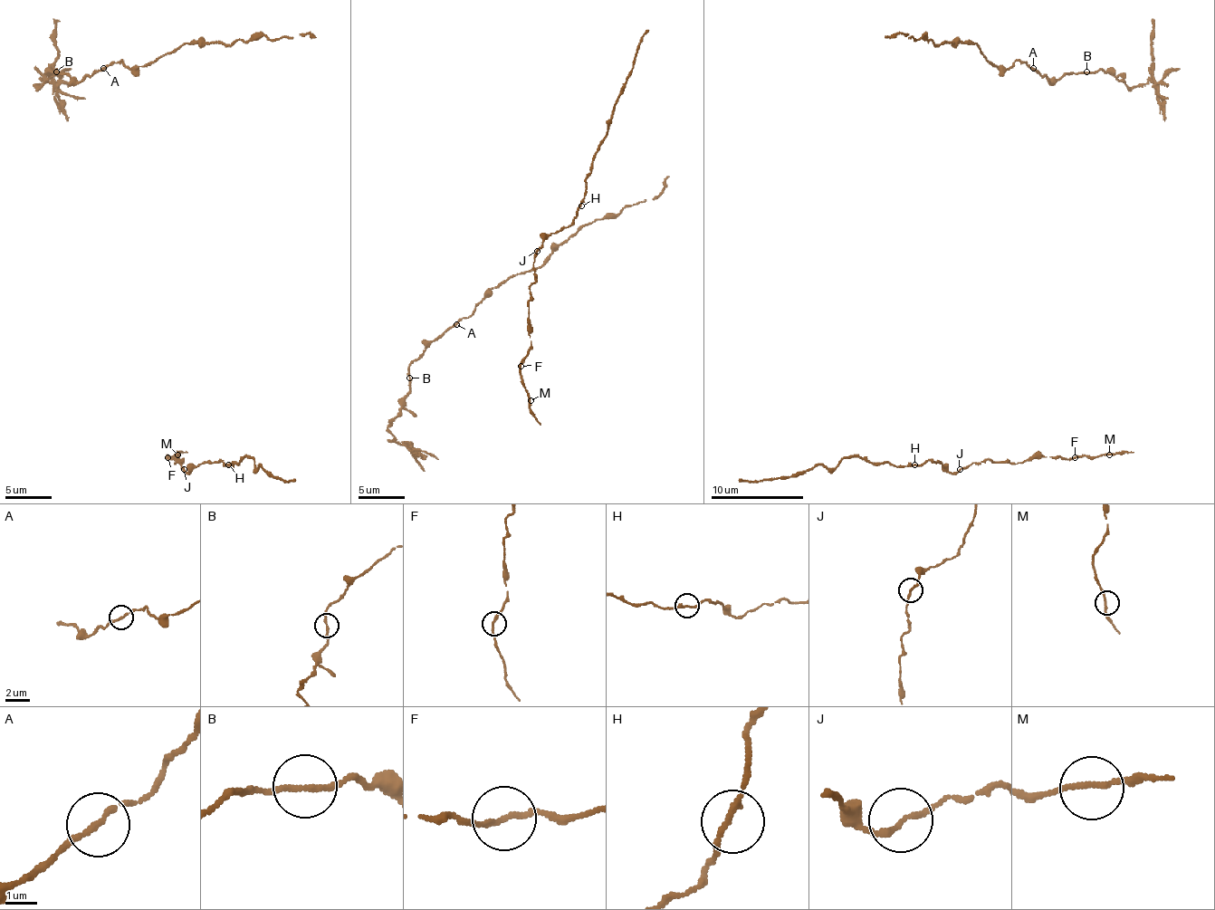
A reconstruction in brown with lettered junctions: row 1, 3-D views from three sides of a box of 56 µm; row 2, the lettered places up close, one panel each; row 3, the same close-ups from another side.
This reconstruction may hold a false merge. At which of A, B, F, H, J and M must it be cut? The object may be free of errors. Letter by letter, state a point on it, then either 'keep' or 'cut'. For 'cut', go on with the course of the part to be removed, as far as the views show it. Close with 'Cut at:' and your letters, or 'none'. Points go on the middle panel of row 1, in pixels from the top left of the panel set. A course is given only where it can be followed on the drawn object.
A: at (456, 324); keep
B: at (409, 378); cut; foreign part runs (410, 378), (405, 405), (394, 419), (389, 433), (400, 442), (410, 442), (405, 442)
F: at (521, 366); keep
H: at (581, 205); keep
J: at (537, 251); keep
M: at (530, 400); keep
Cut at: B

